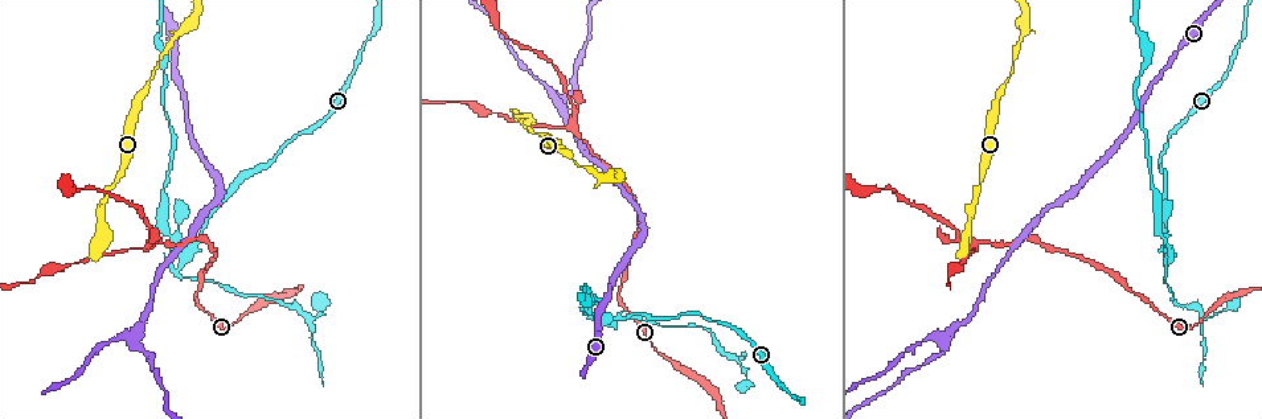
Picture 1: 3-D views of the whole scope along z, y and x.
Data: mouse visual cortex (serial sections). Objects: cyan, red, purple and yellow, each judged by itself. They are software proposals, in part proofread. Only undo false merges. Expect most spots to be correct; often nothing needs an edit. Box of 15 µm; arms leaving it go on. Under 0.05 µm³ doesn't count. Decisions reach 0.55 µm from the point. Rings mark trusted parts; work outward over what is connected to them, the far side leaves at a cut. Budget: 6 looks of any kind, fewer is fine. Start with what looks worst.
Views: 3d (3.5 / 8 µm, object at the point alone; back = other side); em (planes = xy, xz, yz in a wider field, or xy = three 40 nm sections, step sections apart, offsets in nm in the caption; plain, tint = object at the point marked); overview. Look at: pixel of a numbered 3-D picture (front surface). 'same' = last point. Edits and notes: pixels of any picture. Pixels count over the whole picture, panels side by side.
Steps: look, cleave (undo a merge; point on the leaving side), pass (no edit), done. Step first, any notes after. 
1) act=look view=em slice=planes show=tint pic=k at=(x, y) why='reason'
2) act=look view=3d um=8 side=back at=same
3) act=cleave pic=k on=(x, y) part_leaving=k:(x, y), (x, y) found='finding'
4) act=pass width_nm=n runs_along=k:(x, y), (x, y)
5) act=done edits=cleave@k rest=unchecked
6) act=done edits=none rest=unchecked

act=look view=3d um=3.5 pic=1 at=(1167, 271) why='sudden change in width'

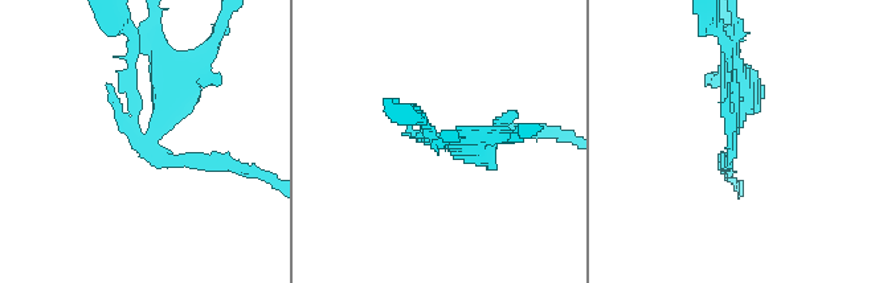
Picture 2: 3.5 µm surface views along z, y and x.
act=look view=em slice=xy step=2 show=tint pic=2 at=(732, 138)

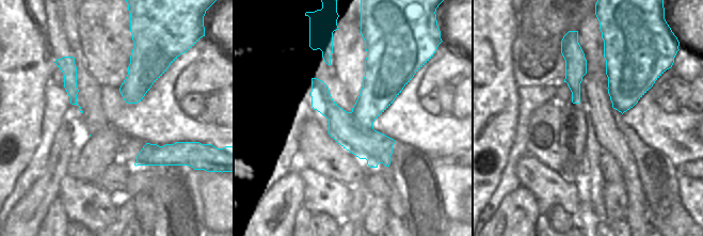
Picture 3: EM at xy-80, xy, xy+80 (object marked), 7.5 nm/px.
act=cleave pic=2 on=(196, 160) part_leaving=2:(432, 134), (420, 121), (407, 114) found='a second cell is stuck on'

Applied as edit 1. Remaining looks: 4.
act=look view=overview

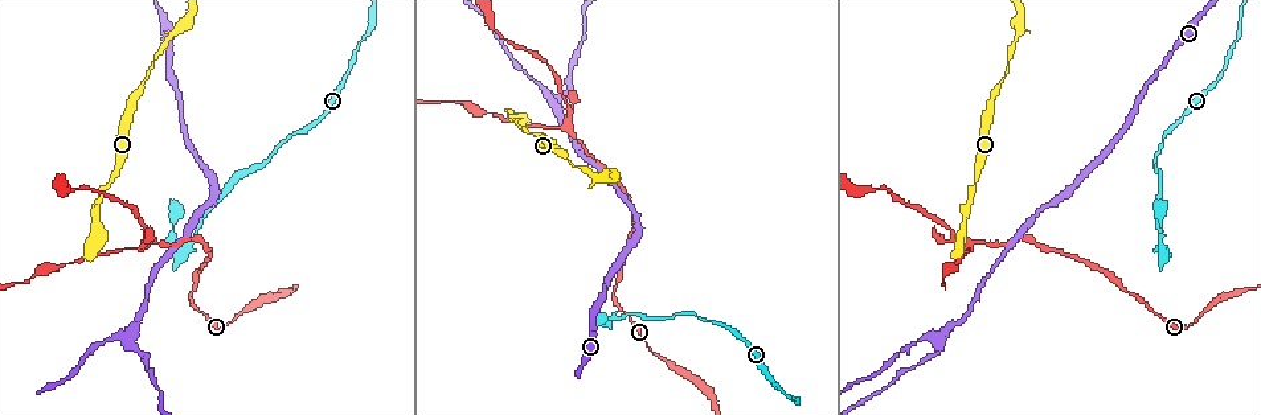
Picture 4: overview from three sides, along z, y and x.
act=look view=3d um=3.5 pic=4 at=(565, 125) why='calibre changes'

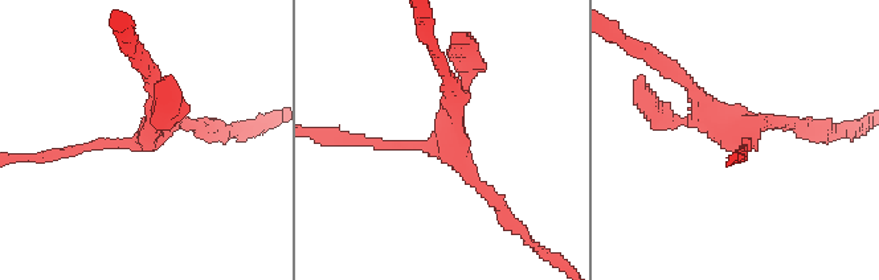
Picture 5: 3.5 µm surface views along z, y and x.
act=look view=em slice=xy step=5 show=tint pic=5 at=(151, 131) why='now the EM'

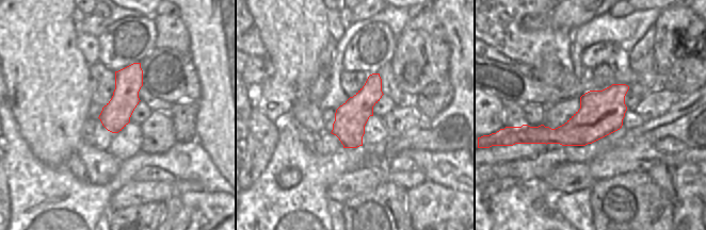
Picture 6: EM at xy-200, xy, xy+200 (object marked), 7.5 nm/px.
act=pass runs_along=5:(502, 209), (449, 141), (449, 81) found='one cell here'

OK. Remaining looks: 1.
act=done edits=cleave@2 rest=unchecked

